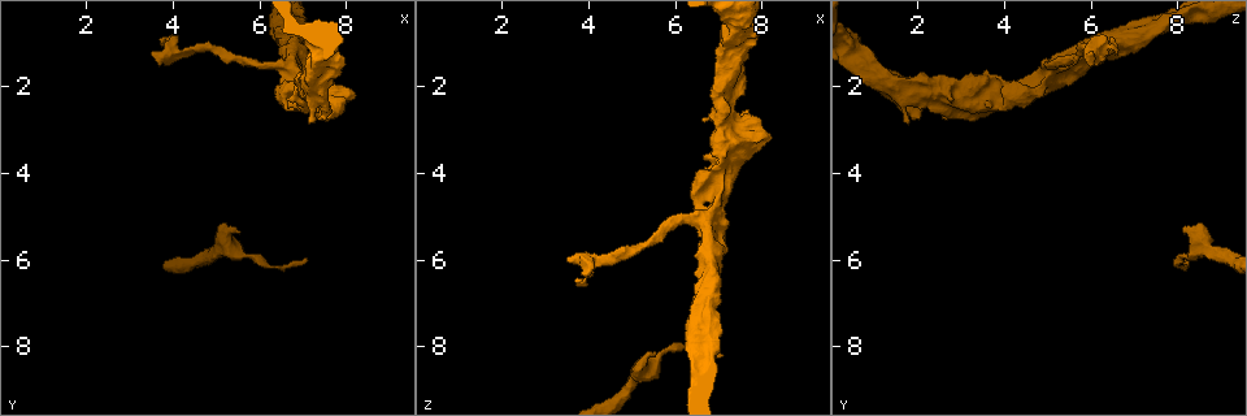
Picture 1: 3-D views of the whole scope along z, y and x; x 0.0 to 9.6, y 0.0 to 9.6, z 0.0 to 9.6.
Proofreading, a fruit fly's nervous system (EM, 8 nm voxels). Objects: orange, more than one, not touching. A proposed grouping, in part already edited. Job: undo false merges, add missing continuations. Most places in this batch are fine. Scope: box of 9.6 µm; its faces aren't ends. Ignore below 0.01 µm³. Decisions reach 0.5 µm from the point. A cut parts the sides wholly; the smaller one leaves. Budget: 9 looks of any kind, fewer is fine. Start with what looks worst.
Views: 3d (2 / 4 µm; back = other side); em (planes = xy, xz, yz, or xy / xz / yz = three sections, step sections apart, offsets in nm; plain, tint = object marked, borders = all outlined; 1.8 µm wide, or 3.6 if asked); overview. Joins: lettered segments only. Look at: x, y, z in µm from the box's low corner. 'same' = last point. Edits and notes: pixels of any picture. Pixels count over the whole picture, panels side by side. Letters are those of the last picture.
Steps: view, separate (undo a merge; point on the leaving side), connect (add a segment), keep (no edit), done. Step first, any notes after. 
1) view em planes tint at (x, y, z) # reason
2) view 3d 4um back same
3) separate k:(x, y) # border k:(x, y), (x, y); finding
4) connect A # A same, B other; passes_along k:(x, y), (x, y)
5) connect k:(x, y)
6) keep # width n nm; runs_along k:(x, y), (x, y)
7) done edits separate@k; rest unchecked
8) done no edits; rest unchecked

view 3d 4um at (5.05, 5.25, 8.60) # free end

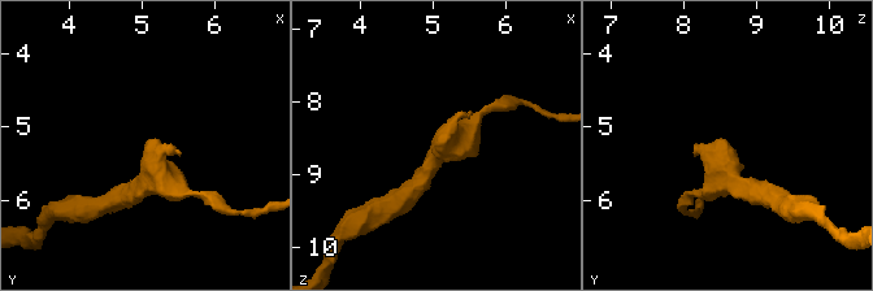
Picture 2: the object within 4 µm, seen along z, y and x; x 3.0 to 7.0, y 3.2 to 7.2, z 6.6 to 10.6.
view em planes borders at (5.10, 5.20, 8.65) # need the tissue

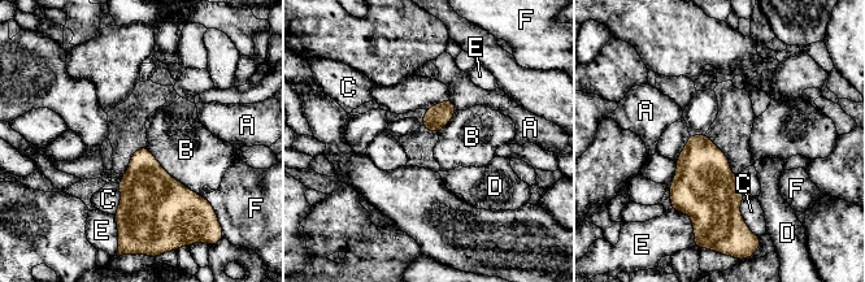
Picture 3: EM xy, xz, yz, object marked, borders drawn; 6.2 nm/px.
keep # A other, B other, C other, D other, E other, F other; border 3:(146, 146), (168, 173), (203, 196); no lettered segment goes on from it

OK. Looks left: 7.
view em planes tint at (3.80, 1.05, 6.55) # long arm stops here

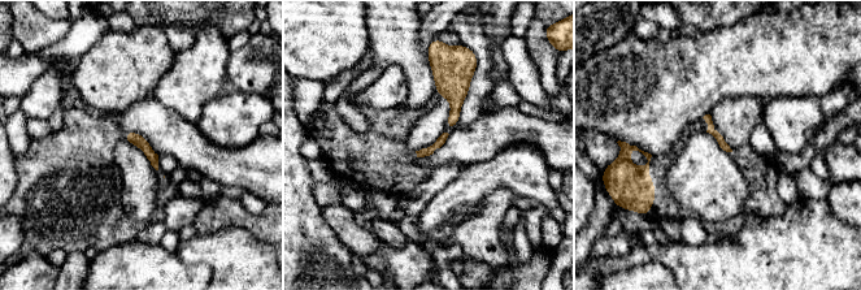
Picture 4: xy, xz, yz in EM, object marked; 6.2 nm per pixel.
view em planes borders same # what lies round it

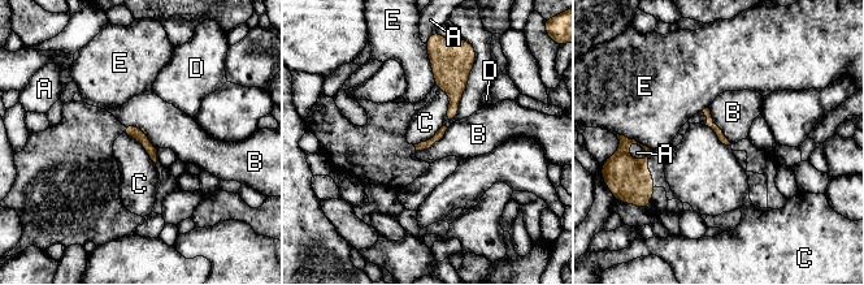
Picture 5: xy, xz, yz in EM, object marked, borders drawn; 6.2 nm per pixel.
keep # A other, B other, C other, D other, E other; no lettered segment goes on from it

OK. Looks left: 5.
view em planes tint at (7.25, 2.10, 1.90) # abrupt turn

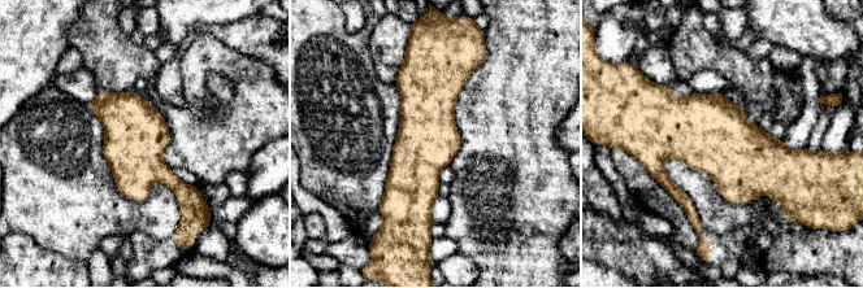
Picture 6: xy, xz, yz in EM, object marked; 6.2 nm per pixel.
view em planes borders same

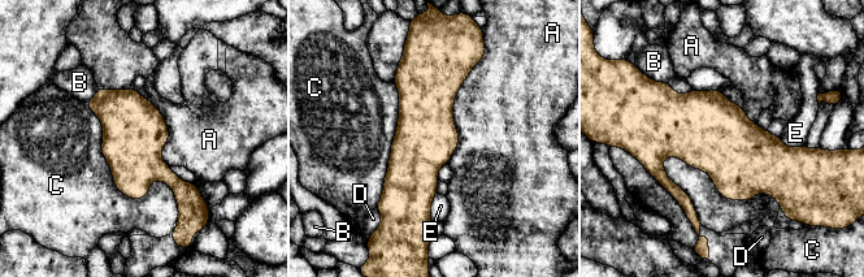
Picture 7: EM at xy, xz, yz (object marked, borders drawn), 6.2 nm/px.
keep # width 380 nm; A other, B other, C other, D other, E other; border 7:(478, 61), (446, 163); one cell here

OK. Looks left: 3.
view em 3.6um xz step 8 tint at (7.00, 2.25, 4.20) # abrupt turn

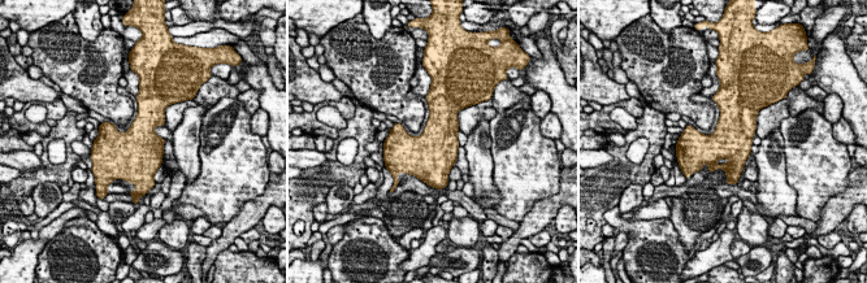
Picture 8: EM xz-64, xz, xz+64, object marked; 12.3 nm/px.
view em 3.6um planes borders same

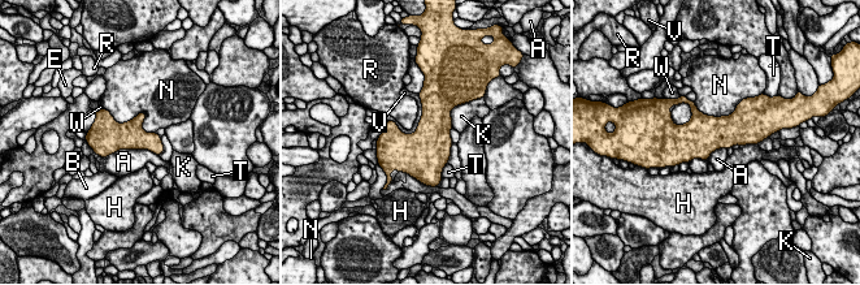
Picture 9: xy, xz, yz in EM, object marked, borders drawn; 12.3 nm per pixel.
keep # width 360 nm; A other, B other, E other, H other, K other, N other, R other, T other, V other, W other; border 9:(157, 154), (117, 150), (99, 156); one cell here

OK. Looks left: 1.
done no edits; rest unchecked

